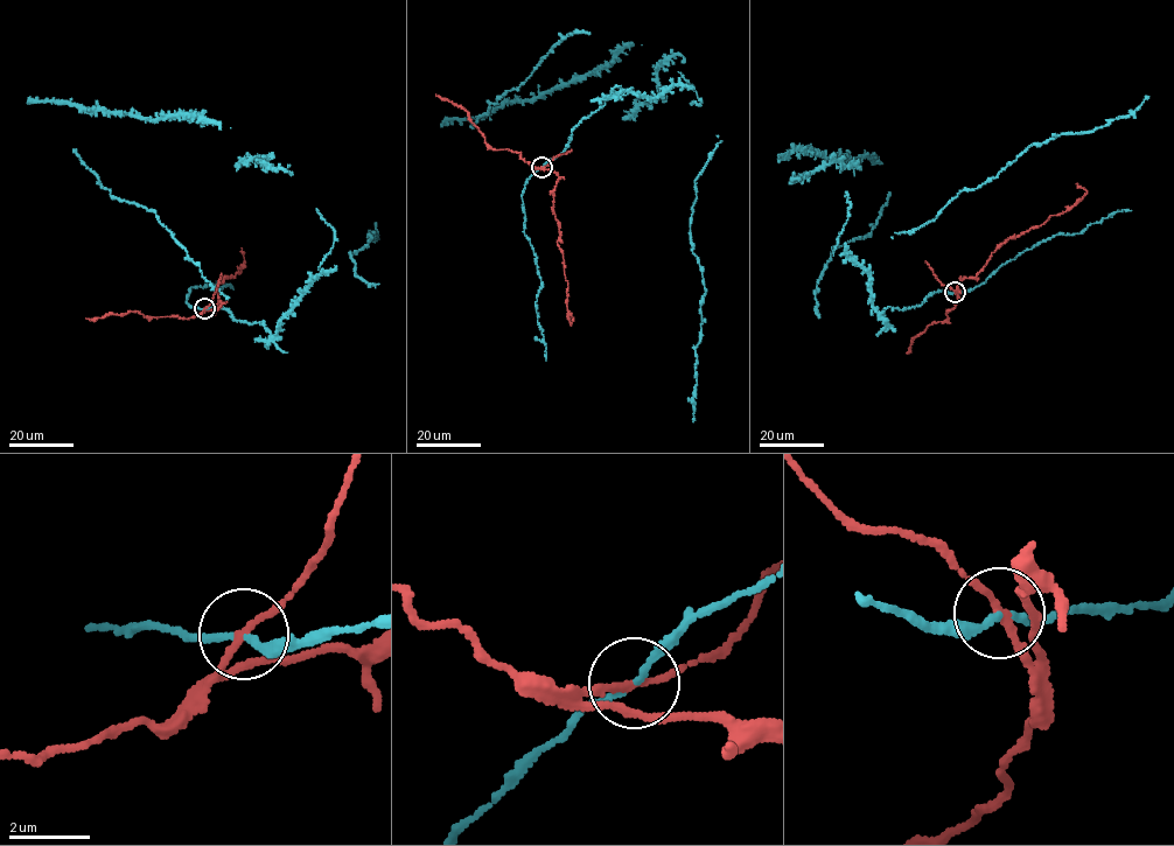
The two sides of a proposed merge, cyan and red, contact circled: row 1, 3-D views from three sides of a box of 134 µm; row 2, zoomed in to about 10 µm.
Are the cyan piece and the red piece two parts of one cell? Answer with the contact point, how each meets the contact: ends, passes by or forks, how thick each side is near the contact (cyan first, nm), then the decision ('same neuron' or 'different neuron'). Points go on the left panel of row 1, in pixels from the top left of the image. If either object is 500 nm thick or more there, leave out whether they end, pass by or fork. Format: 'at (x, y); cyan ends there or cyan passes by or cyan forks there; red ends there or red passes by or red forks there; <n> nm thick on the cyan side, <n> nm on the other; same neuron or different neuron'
at (204, 308); cyan passes by; red passes by; 140 nm thick on the cyan side, 170 nm on the other; different neuron

